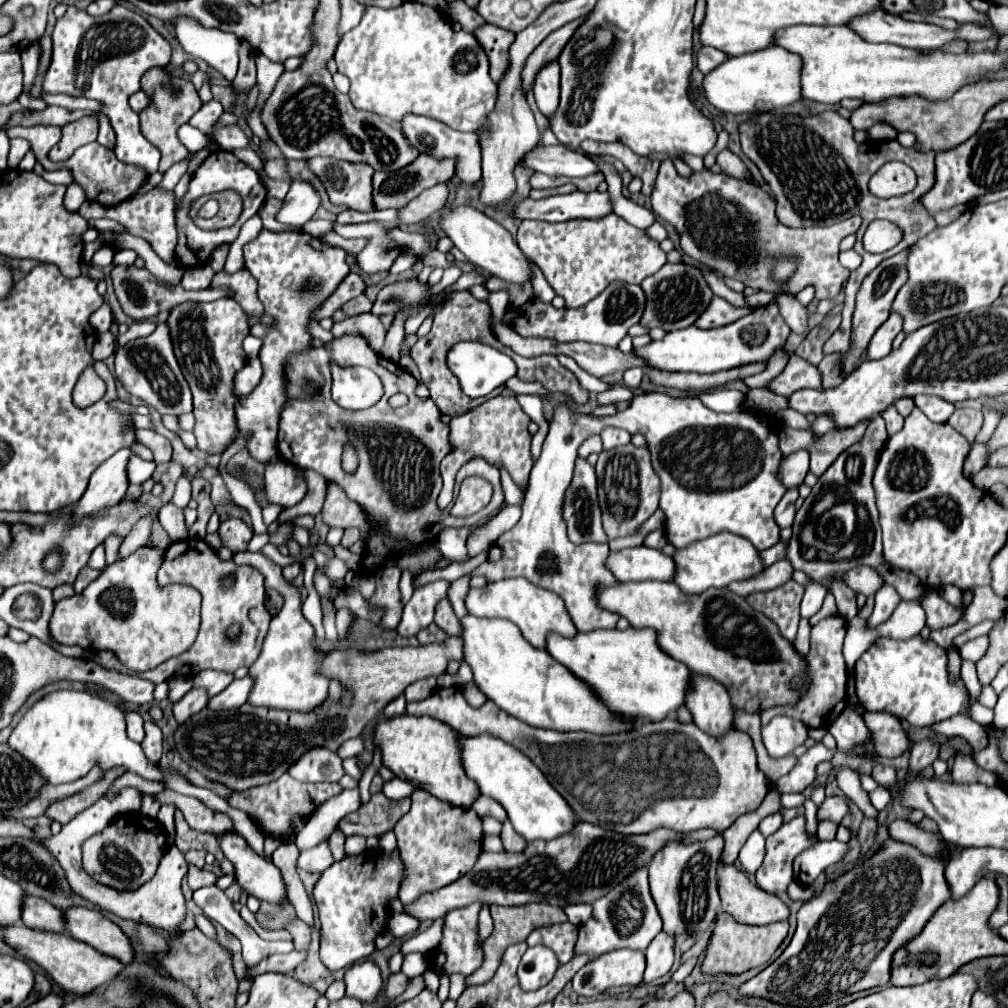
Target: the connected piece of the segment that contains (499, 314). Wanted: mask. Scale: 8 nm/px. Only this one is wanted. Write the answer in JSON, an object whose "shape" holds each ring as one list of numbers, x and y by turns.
{"shape":[[506,291,490,293,490,297,488,297,488,305,490,305,490,309,492,309,492,317,496,319,496,323,506,325,504,315,508,313,508,293,506,293]]}

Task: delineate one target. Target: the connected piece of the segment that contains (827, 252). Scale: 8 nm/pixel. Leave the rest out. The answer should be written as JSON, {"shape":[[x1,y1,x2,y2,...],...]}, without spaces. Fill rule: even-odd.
{"shape":[[670,159,662,161,652,193,652,211,676,227,682,251,700,265,722,271,726,277,738,279,754,291,776,293,782,287,782,291,792,291,796,295,812,285,818,301,834,299,850,275,839,262,840,241,846,235,856,233,862,219,854,215,830,227,792,229,776,219,774,209,774,197,762,187,736,183,736,179,724,173,712,173,710,169,686,179,676,173],[780,251,796,251,796,255,800,255,800,267,788,283,772,283,772,279,768,279,768,255,780,255]]}

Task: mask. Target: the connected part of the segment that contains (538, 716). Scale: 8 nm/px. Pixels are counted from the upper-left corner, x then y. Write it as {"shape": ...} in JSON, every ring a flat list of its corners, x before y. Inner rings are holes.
{"shape":[[468,615,462,619,464,625,464,661,470,663,474,671,474,683,482,689,482,693,492,699,500,709,506,713,524,719,526,723,532,723,534,727,544,729,556,729,556,731,588,731,594,735,612,735,616,731,632,731,638,723,620,723,620,715,616,711,608,711,572,671,566,667,560,667,552,657,548,657,548,651,540,651,526,643,526,639,520,635,520,629,504,619,478,619,474,615]]}

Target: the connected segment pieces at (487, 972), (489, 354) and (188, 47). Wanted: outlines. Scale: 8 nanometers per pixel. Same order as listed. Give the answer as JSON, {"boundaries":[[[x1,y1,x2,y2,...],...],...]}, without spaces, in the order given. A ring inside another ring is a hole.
{"boundaries":[[[528,903,528,905,520,905,520,907,500,907,500,905,492,905,492,907,490,907,490,913,492,913,492,919,494,919,494,931,492,931,492,935,484,941,484,951,486,951,484,965,482,965,476,973,472,973,470,977,466,977,466,985,478,985,478,983,488,981,488,979,494,975,496,967,500,965,500,957,504,955,506,947,510,947,510,945,514,945,514,943,526,941,526,937,528,937,534,929,568,921,566,913,564,913,560,907,550,907,550,905,544,905,544,903]],[[476,341,456,343,448,351,448,367,458,377,460,385,462,385,462,391,472,399,492,393,496,387,504,385,510,377,516,375,516,363,508,355,500,353,498,349,494,349,490,345,482,345,482,343,476,343]],[[184,15,180,19,174,19,172,27,180,39,182,49,188,55,206,61,210,67,220,71,228,81,236,77,240,47,236,35,214,27,200,27,200,23]]]}

